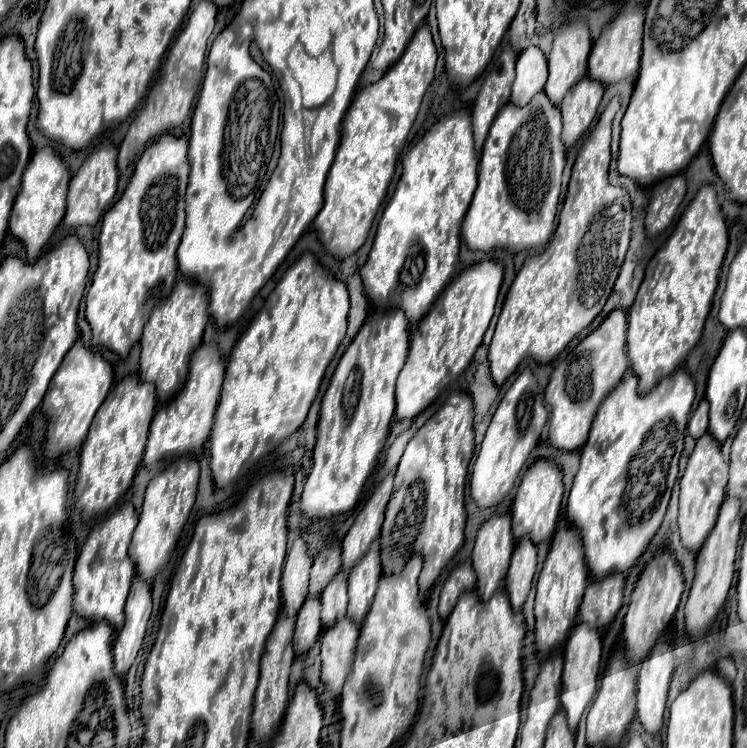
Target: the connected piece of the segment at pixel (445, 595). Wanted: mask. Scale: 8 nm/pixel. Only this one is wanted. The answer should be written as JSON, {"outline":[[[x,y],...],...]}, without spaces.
{"outline":[[[463,562],[459,564],[447,578],[447,582],[443,584],[443,590],[441,590],[441,600],[439,600],[439,616],[443,620],[447,620],[447,616],[451,614],[459,594],[467,588],[473,588],[475,584],[475,574],[471,570],[471,564],[469,562]]]}

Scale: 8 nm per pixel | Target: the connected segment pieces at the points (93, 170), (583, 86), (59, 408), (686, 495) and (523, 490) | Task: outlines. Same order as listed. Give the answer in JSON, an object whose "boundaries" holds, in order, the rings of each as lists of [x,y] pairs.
{"boundaries":[[[[103,142],[87,156],[87,160],[79,168],[79,172],[71,178],[63,226],[65,228],[67,226],[75,228],[75,226],[83,226],[83,224],[95,226],[113,202],[113,196],[117,192],[117,180],[119,180],[119,176],[117,176],[117,148],[111,142]]],[[[583,78],[579,80],[579,84],[571,88],[571,92],[567,92],[561,104],[561,112],[563,112],[561,140],[565,148],[571,148],[589,130],[591,122],[597,116],[603,90],[605,90],[603,84],[599,84],[597,80]]],[[[77,340],[73,344],[73,348],[65,354],[59,370],[55,372],[55,376],[49,384],[43,404],[41,404],[41,412],[47,418],[45,450],[47,450],[49,458],[59,458],[61,454],[83,444],[87,430],[91,426],[91,420],[93,420],[97,408],[103,404],[111,384],[113,384],[111,364],[105,362],[103,356],[91,352]]],[[[703,434],[697,440],[695,450],[689,456],[685,474],[681,478],[677,524],[679,524],[679,532],[681,532],[681,542],[687,550],[699,552],[699,548],[703,546],[703,540],[709,536],[711,528],[715,526],[719,508],[725,500],[725,486],[727,486],[727,462],[723,460],[721,444],[711,434]]],[[[537,460],[525,474],[519,484],[515,502],[513,502],[513,534],[515,538],[529,536],[535,544],[549,540],[557,526],[557,516],[563,498],[561,470],[553,460]]]]}

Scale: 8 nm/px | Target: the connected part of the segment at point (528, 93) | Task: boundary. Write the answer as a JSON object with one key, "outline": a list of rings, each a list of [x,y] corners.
{"outline":[[[529,46],[517,60],[517,76],[513,82],[511,102],[525,106],[547,82],[547,58],[537,46]]]}

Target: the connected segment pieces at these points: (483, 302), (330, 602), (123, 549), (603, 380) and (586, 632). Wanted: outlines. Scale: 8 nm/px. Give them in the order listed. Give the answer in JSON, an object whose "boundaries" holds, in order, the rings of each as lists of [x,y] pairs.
{"boundaries":[[[[485,260],[465,268],[443,290],[431,312],[421,320],[417,332],[413,334],[407,362],[397,378],[395,416],[399,420],[415,418],[417,414],[421,414],[437,398],[437,394],[469,366],[493,318],[501,282],[503,264],[495,260]]],[[[339,572],[339,576],[335,576],[331,584],[327,584],[327,588],[321,594],[321,604],[323,604],[321,622],[325,628],[345,616],[347,612],[347,574],[345,572]]],[[[123,504],[107,520],[103,520],[91,530],[89,538],[85,540],[79,552],[75,574],[73,574],[73,588],[75,588],[73,612],[77,612],[79,616],[85,616],[89,622],[107,620],[111,628],[115,630],[123,628],[123,620],[125,620],[123,606],[129,594],[131,580],[135,576],[135,564],[131,562],[127,548],[129,548],[133,530],[137,526],[137,520],[139,516],[133,504]]],[[[613,310],[603,324],[581,340],[575,350],[563,360],[551,374],[549,386],[545,390],[545,400],[551,406],[549,420],[549,444],[561,450],[579,450],[587,442],[593,416],[601,400],[619,384],[623,378],[629,358],[625,350],[627,334],[627,314],[625,310]]],[[[577,624],[565,646],[565,668],[563,668],[563,690],[561,690],[561,706],[567,714],[571,732],[577,732],[579,720],[589,702],[593,700],[593,694],[597,690],[599,664],[601,664],[601,634],[583,624]]]]}

